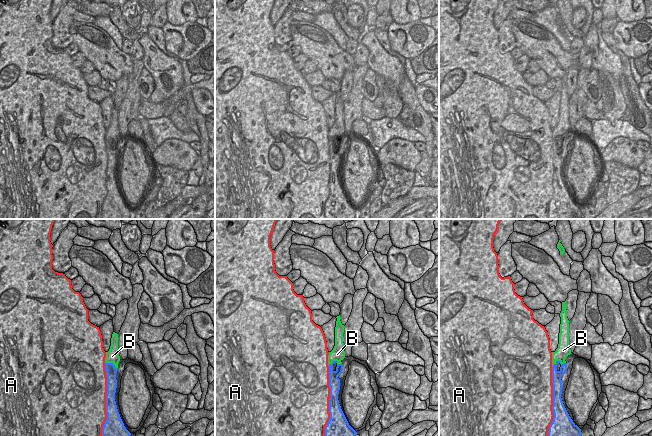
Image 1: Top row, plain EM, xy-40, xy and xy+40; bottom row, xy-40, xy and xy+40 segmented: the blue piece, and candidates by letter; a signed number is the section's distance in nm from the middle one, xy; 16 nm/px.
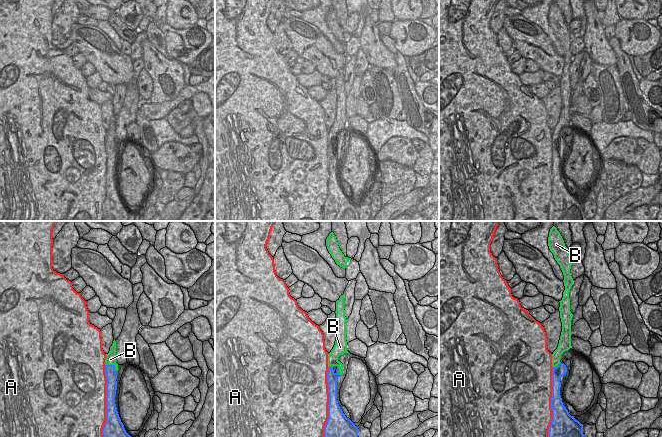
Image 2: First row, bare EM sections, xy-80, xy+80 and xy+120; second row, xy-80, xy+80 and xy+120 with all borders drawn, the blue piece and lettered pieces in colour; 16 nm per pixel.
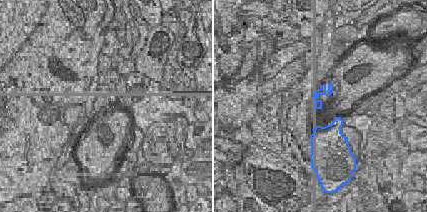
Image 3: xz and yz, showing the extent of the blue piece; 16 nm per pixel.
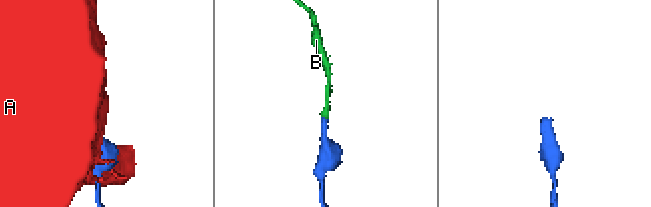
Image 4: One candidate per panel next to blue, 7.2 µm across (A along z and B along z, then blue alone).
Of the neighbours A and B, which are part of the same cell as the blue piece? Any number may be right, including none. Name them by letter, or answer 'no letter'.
B

